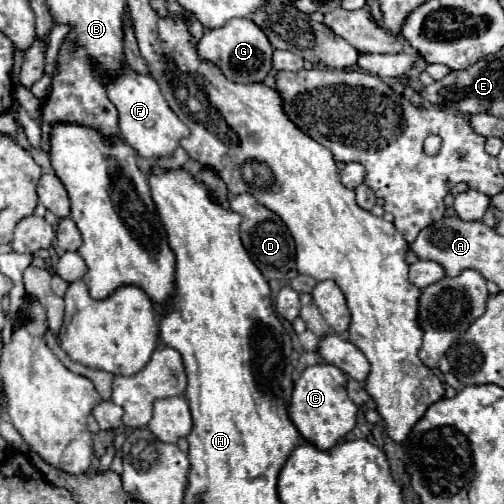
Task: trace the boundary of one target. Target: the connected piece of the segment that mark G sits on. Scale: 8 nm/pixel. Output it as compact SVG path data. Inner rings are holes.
M230 19L224 27L208 29L204 37L198 41L198 53L200 57L212 61L218 65L224 75L236 83L256 83L264 81L268 71L272 69L272 53L274 47L268 43L268 37L252 19Z

